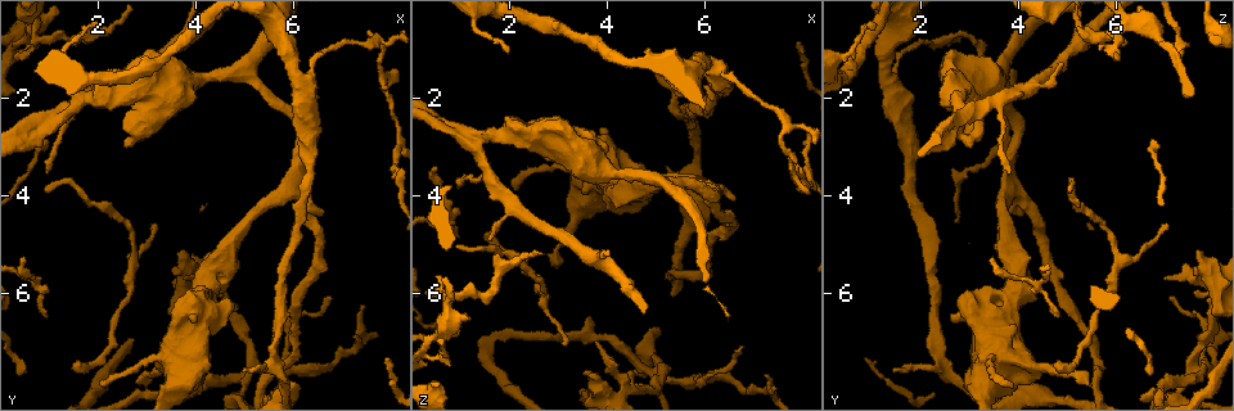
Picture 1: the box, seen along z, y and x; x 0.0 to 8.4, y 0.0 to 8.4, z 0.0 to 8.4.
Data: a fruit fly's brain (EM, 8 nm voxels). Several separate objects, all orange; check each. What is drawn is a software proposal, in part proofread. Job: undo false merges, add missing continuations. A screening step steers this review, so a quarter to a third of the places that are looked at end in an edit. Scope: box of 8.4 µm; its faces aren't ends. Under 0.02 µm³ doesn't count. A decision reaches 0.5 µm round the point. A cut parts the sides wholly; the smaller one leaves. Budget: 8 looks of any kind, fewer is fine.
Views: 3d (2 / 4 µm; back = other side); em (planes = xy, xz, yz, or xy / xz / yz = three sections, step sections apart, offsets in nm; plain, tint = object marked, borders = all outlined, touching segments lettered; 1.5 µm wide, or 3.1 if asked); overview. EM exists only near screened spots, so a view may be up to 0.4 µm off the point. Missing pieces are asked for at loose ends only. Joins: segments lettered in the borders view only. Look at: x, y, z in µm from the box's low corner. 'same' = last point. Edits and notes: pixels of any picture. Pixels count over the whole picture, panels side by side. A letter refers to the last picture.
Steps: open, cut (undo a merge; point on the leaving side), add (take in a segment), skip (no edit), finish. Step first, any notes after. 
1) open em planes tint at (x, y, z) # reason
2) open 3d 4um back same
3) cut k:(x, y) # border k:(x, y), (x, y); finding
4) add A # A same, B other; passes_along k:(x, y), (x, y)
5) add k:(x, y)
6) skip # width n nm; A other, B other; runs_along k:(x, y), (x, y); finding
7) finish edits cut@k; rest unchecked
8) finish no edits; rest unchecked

open 3d 4um at (3.15, 4.55, 7.05) # thin end

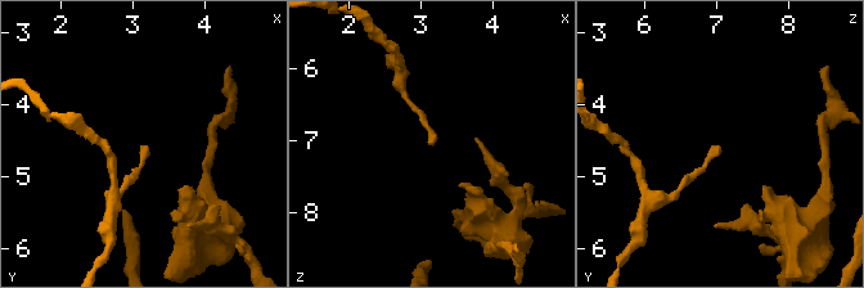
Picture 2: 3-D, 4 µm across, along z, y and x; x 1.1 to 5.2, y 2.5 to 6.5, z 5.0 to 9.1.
open em xy step 8 plain at (3.20, 4.60, 7.05)

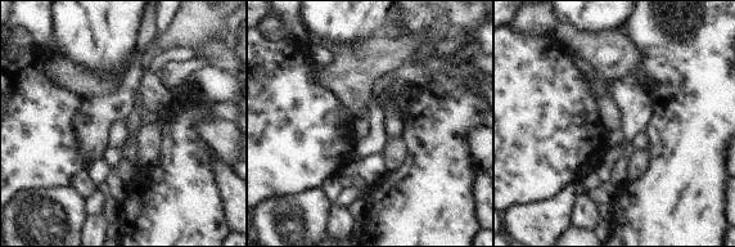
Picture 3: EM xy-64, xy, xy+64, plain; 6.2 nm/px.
open em xy step 8 borders same

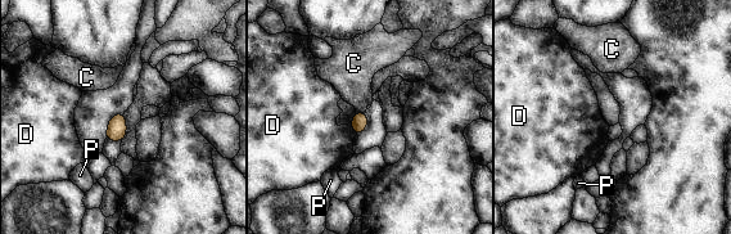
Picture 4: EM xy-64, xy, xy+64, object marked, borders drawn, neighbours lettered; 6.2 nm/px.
skip # C other, D other, P other; border 4:(365, 111), (356, 113); no lettered segment goes on from it

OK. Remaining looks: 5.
open em planes tint at (5.15, 7.50, 7.55) # abrupt turn

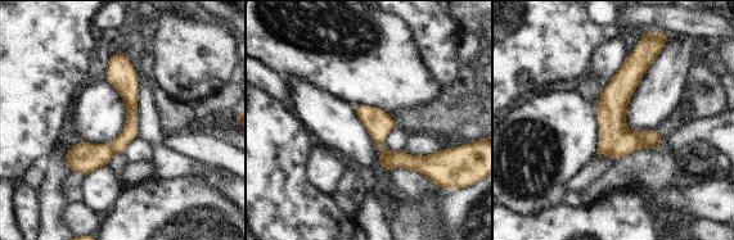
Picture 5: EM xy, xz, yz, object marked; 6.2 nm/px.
open em planes borders same

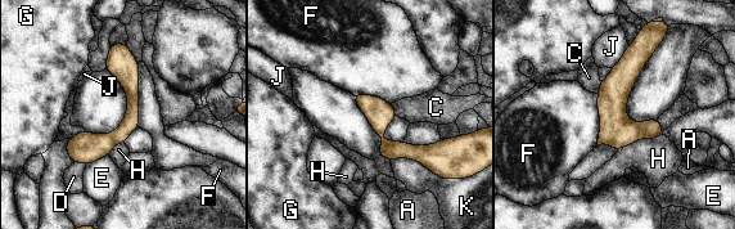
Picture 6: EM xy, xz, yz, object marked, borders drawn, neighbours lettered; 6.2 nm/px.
cut 6:(617, 130) # A other, C other, D other, E other, F other, G other, H other, J other, K other; part_leaving 6:(644, 41), (616, 89), (616, 146); a second neuron is stuck on

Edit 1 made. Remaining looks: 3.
open overview

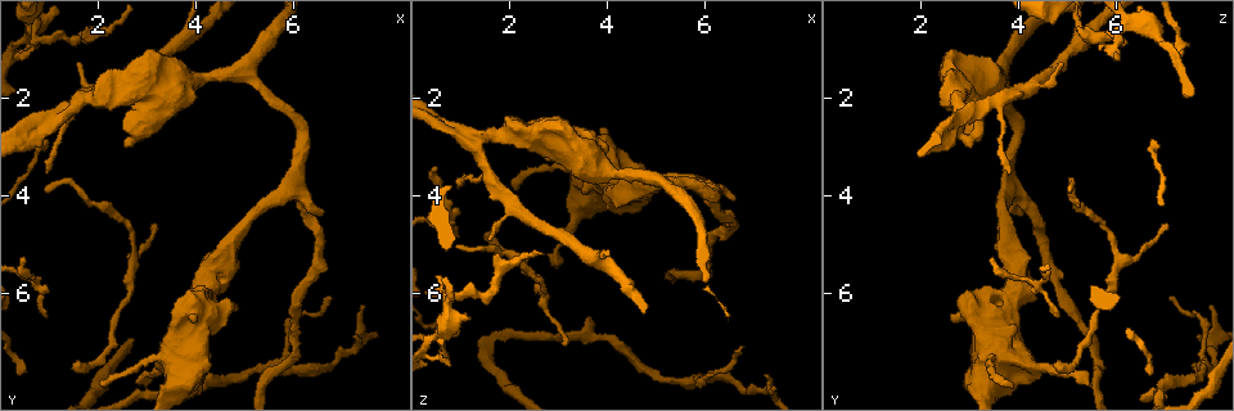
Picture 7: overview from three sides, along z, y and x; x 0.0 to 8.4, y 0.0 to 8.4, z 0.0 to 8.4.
open 3d 2um at (1.50, 7.40, 4.80) # free end

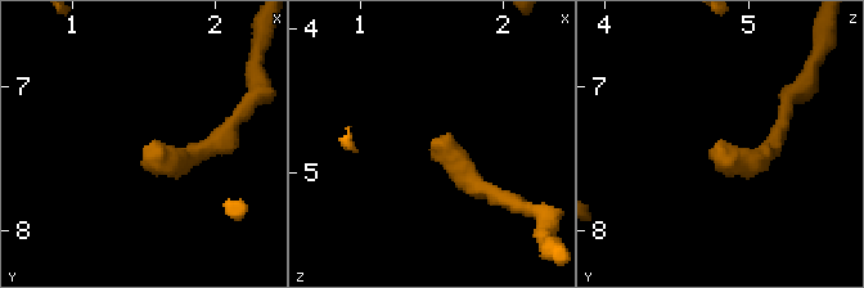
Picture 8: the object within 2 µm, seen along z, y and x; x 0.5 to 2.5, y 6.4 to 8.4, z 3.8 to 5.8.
open em planes borders at (1.58, 7.36, 4.82) # shape alone is not enough

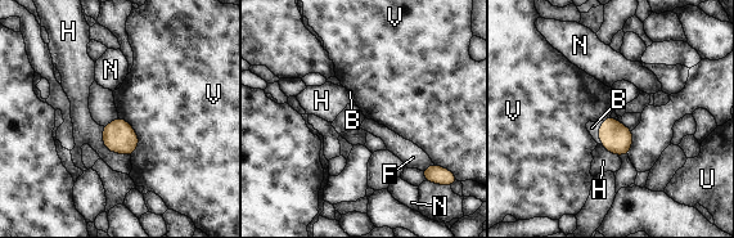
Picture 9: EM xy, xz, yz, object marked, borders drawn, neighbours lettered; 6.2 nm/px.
add B # B same, F other, H other, N other, U other, V other; passes_along 9:(616, 138), (598, 133), (591, 128); it goes on there

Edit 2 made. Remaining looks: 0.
finish edits cut@6, add@9; rest unchecked

